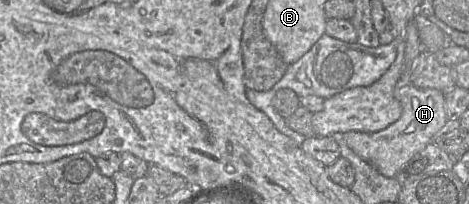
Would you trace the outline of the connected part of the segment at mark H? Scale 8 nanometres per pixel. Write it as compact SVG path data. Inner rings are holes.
M400 78L394 96L402 106L402 114L396 122L374 133L358 131L344 133L348 147L388 178L395 178L417 153L432 142L437 132L448 121L445 111L445 93L439 90L419 89L411 83L402 83Z

